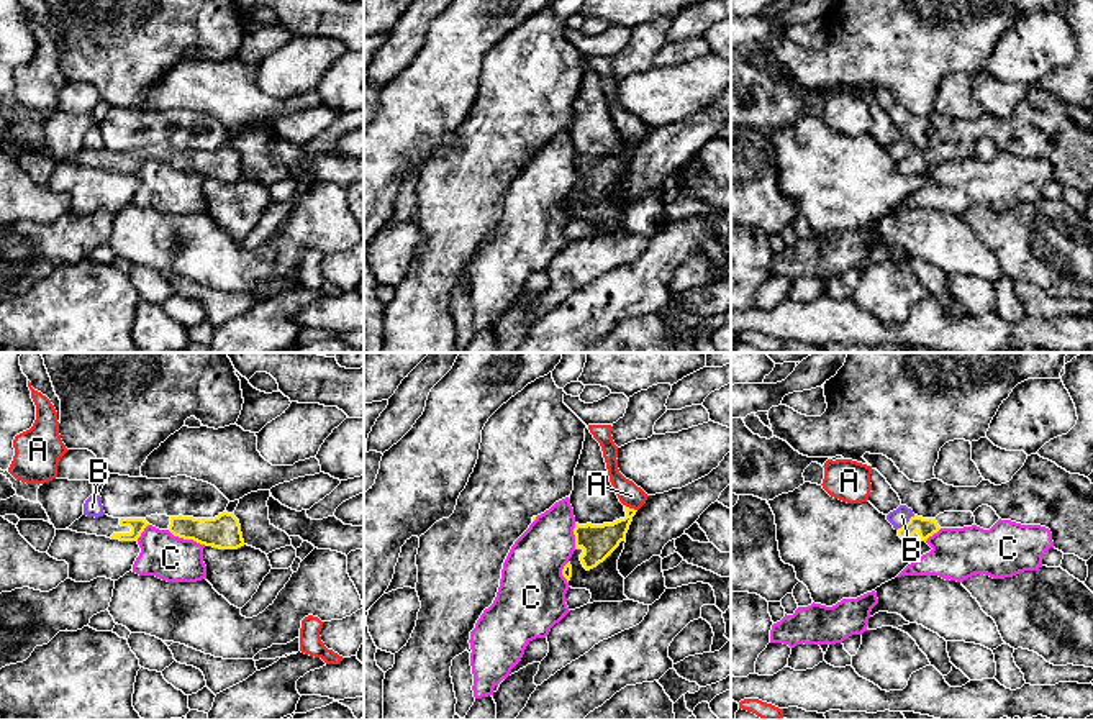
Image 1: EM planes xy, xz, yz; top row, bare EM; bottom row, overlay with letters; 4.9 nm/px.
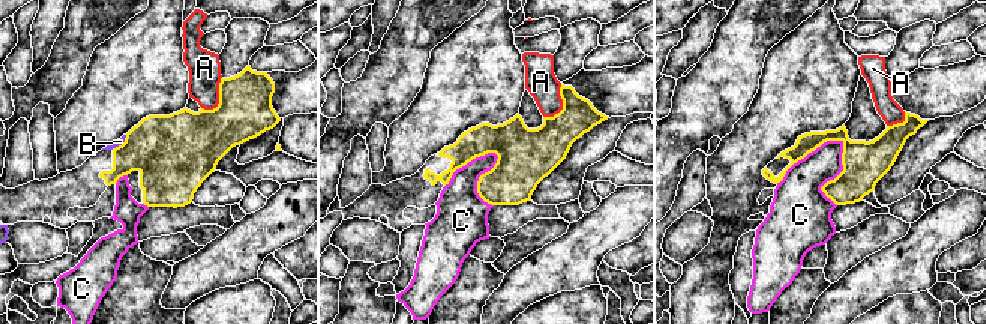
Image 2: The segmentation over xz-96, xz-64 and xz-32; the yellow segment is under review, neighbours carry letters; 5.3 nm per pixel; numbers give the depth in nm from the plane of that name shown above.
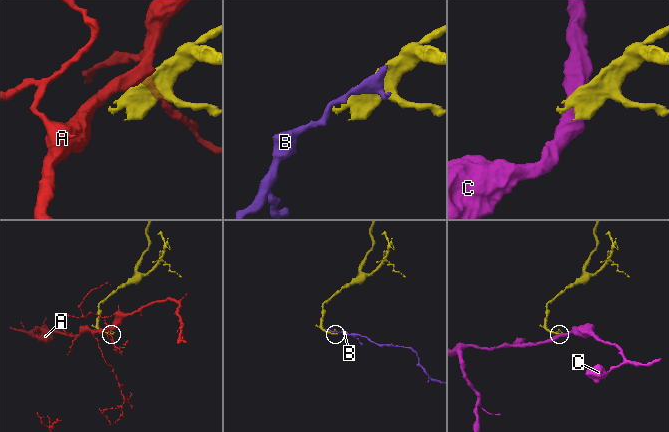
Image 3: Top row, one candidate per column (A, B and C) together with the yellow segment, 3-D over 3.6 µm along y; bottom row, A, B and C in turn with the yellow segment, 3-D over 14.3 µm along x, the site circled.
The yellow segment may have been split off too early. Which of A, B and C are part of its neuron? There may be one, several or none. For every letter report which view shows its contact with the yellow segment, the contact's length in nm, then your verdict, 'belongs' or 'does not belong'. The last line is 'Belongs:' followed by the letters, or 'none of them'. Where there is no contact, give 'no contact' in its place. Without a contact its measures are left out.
A: contact in xz; length 70 nm; does not belong
B: contact in yz; length 120 nm; does not belong
C: contact in xy; length 200 nm; does not belong
Belongs: none of them

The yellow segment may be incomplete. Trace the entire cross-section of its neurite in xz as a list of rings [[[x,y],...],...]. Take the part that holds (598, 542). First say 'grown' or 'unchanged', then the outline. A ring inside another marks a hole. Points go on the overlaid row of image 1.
unchanged | [[[624,505],[624,512],[626,517],[613,523],[575,523],[575,549],[583,549],[580,561],[587,571],[603,563],[619,546],[619,543],[626,540],[626,533],[637,510]]]

